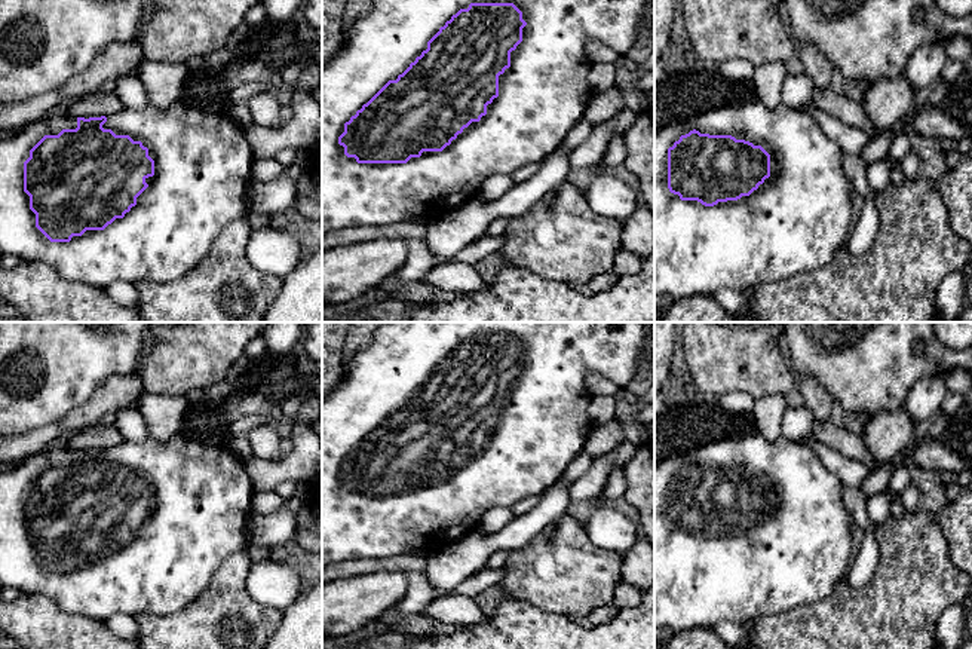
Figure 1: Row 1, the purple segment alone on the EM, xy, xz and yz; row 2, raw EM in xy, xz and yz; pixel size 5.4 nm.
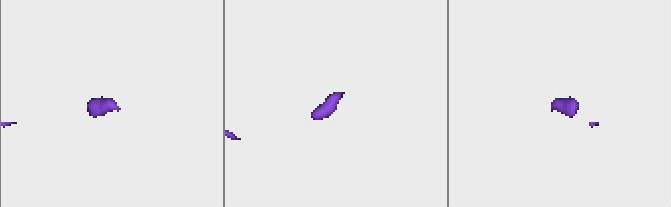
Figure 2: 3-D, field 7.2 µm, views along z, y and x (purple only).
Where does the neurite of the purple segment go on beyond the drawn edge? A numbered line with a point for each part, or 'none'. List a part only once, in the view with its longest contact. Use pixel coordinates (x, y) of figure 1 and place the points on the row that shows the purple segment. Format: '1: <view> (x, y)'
1: xz (543, 94)

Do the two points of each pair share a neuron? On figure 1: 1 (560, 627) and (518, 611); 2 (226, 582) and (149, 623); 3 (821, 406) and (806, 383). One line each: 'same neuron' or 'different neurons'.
1: same neuron
2: same neuron
3: same neuron

